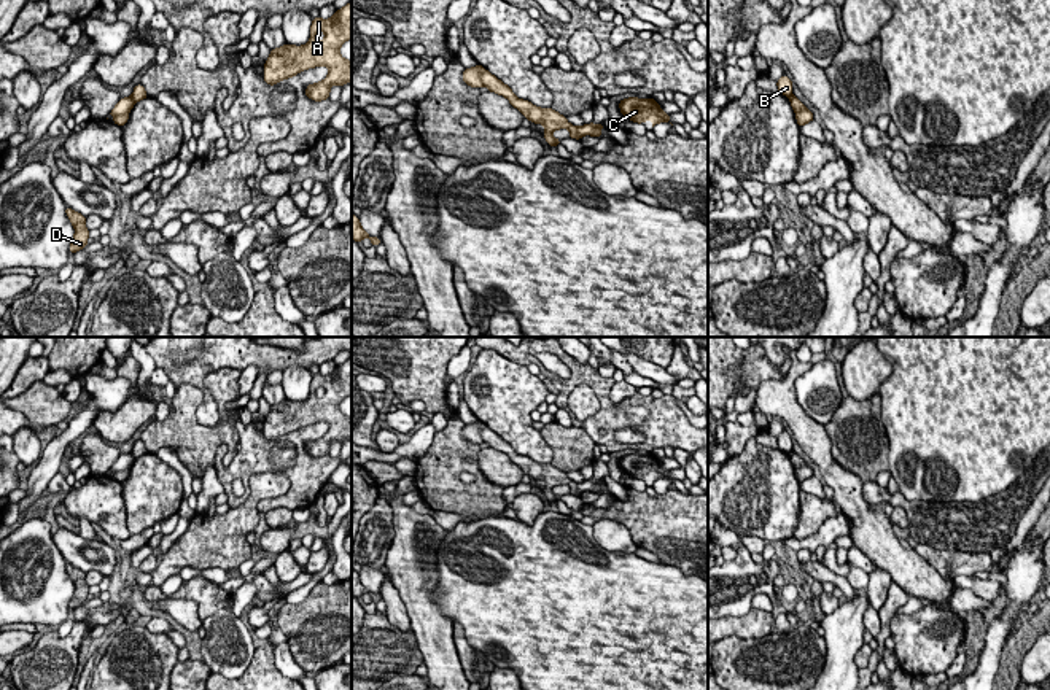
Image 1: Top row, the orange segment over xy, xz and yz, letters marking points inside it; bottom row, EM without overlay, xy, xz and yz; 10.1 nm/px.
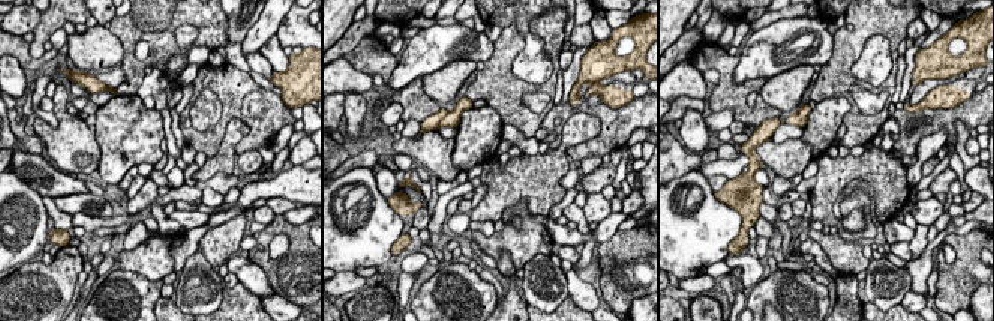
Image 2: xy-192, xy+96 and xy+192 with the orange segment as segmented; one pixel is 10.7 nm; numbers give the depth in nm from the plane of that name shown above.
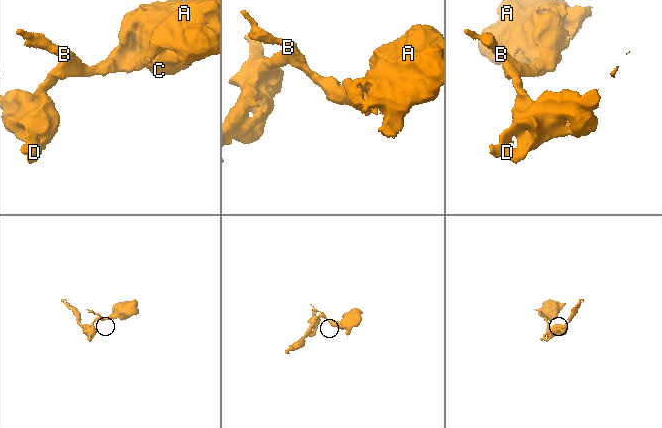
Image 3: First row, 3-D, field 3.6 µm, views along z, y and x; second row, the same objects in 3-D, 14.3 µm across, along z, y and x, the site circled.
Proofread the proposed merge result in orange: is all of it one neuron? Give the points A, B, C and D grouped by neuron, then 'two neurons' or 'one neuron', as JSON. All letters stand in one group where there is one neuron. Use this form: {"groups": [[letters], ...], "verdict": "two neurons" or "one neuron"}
{"groups": [["A", "B", "C"], ["D"]], "verdict": "two neurons"}

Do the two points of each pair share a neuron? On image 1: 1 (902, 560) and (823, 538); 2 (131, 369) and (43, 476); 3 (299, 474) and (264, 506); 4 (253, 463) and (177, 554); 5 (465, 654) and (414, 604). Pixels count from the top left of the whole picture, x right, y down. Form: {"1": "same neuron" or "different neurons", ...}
{"1": "different neurons", "2": "different neurons", "3": "same neuron", "4": "different neurons", "5": "different neurons"}

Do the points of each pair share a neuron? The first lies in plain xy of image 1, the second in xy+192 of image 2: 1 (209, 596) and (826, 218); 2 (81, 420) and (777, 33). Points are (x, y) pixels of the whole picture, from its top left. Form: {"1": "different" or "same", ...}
{"1": "different", "2": "same"}

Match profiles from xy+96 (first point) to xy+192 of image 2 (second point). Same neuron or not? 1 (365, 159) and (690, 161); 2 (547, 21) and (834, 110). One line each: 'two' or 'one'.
1: two
2: two

